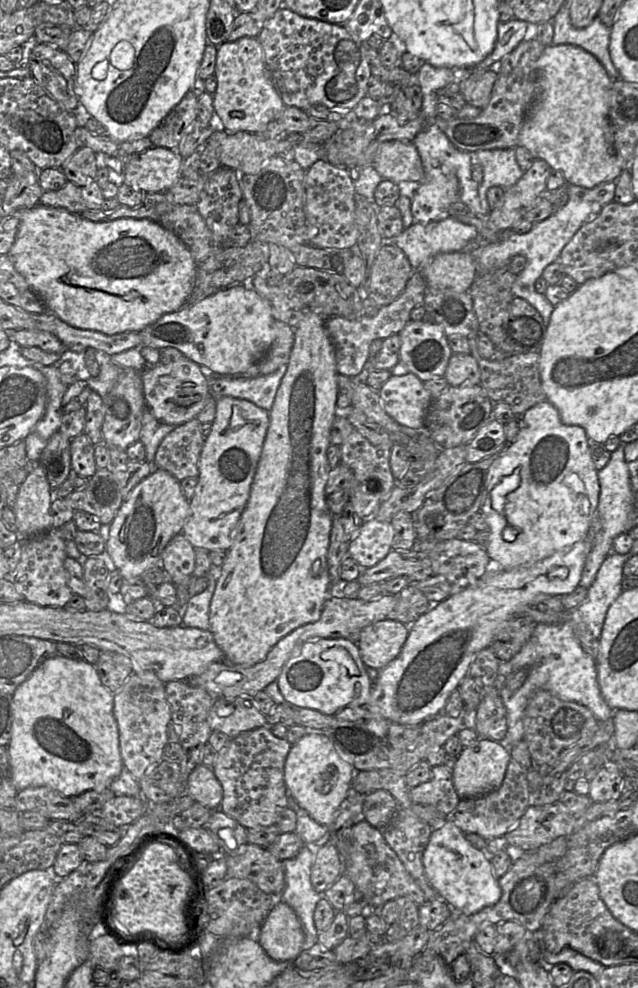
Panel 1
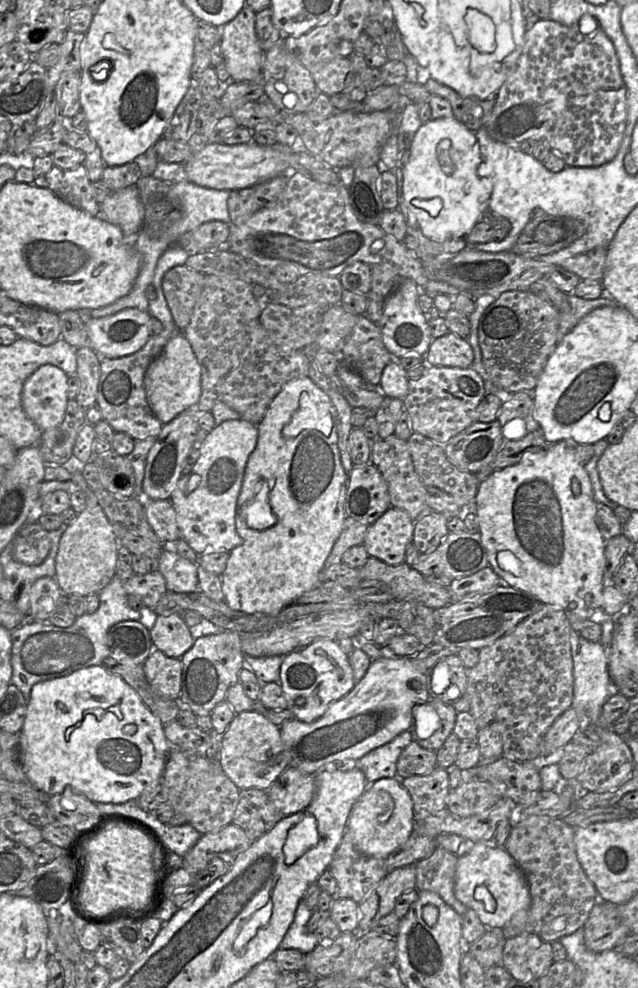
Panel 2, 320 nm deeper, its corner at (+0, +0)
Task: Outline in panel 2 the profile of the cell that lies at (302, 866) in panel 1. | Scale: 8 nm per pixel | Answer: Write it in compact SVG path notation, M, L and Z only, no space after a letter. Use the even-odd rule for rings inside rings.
M301 900L297 906L293 922L280 943L279 949L295 949L306 954L318 946L316 935L307 931L307 923L312 913L313 911Z

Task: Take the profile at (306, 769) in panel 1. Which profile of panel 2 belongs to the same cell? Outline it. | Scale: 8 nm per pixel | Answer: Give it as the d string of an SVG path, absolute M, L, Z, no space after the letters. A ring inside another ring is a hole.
M287 767L267 790L271 801L282 816L304 810L316 792L314 775Z

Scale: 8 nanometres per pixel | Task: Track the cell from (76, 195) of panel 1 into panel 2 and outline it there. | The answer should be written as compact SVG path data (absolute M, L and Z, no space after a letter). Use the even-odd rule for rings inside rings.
M84 164L70 170L54 165L48 173L34 180L34 185L48 188L70 205L100 217L101 204L95 198L92 183Z

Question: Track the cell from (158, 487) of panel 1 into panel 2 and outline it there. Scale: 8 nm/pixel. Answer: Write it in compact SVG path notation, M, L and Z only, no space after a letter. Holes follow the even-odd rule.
M197 407L188 408L169 423L163 424L161 432L156 437L146 459L142 483L142 493L145 499L170 500L191 452L198 430Z

